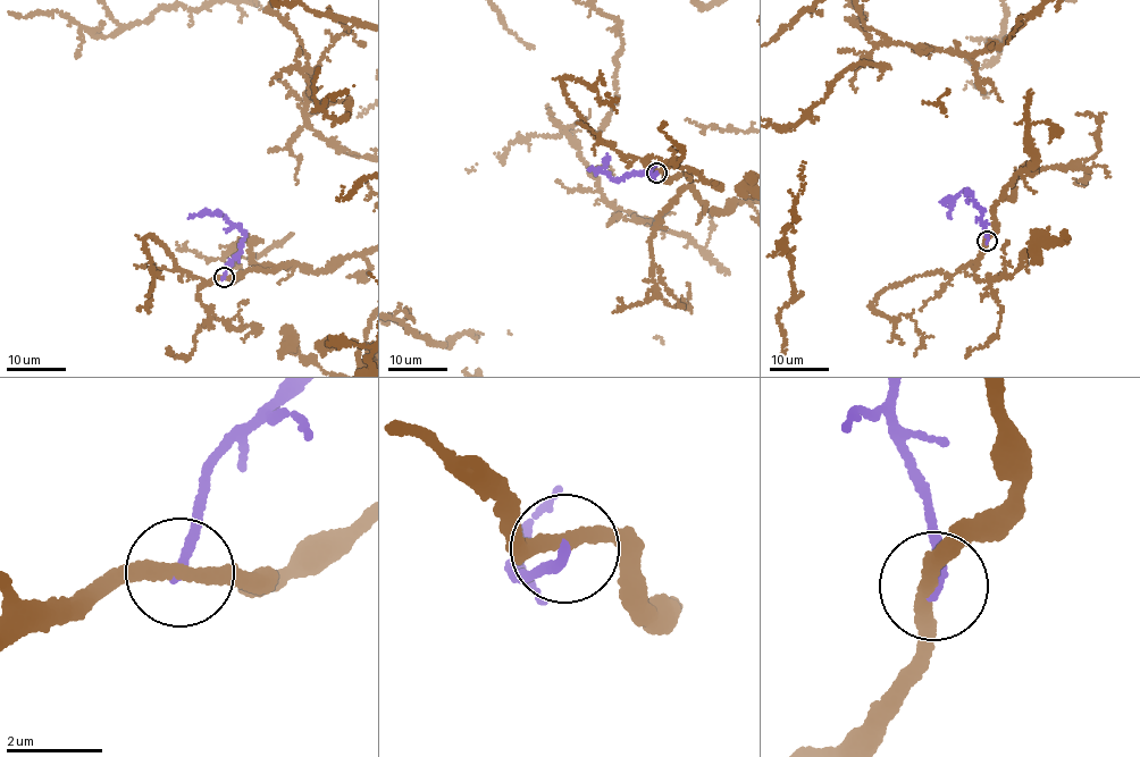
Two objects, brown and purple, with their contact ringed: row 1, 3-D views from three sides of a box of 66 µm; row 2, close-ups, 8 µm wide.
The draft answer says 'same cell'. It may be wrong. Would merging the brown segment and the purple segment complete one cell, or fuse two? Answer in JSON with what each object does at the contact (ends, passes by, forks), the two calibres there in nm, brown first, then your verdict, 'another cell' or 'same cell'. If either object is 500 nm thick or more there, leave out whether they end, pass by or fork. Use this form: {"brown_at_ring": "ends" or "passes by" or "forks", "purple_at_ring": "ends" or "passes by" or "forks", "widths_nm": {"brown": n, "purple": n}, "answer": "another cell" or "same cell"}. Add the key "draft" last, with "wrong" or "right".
{"brown_at_ring": "passes by", "purple_at_ring": "ends", "widths_nm": {"brown": 280, "purple": 200}, "answer": "another cell", "draft": "wrong"}

